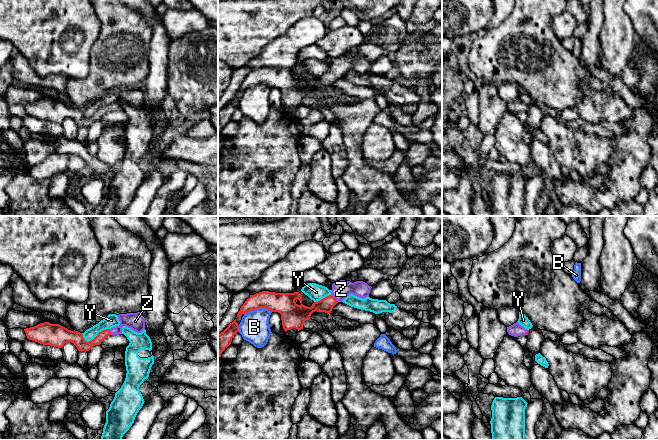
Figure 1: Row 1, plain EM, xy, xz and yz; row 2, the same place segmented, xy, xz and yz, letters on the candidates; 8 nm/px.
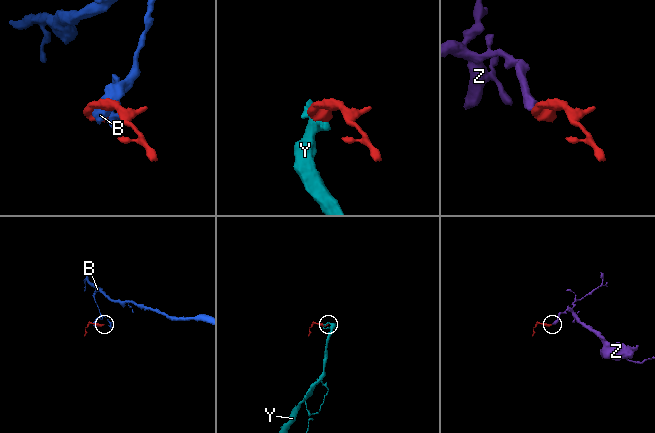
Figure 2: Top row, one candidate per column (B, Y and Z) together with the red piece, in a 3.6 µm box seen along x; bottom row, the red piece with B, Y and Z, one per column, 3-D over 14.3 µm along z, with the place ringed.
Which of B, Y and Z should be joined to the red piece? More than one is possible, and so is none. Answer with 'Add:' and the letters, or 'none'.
Add: Z

